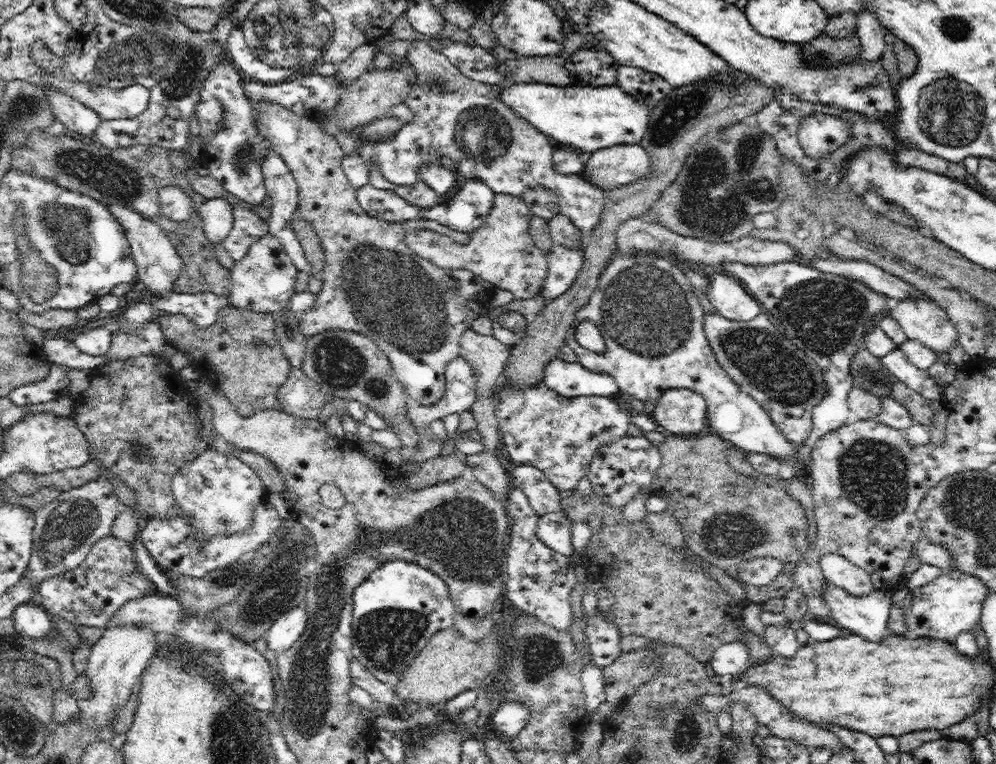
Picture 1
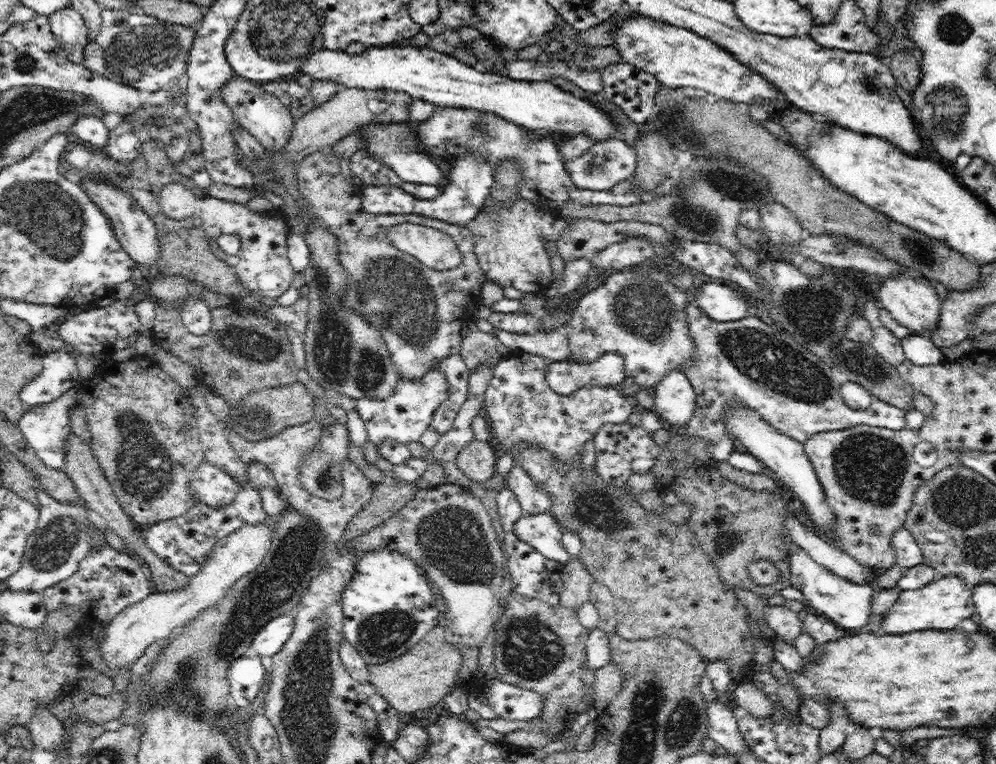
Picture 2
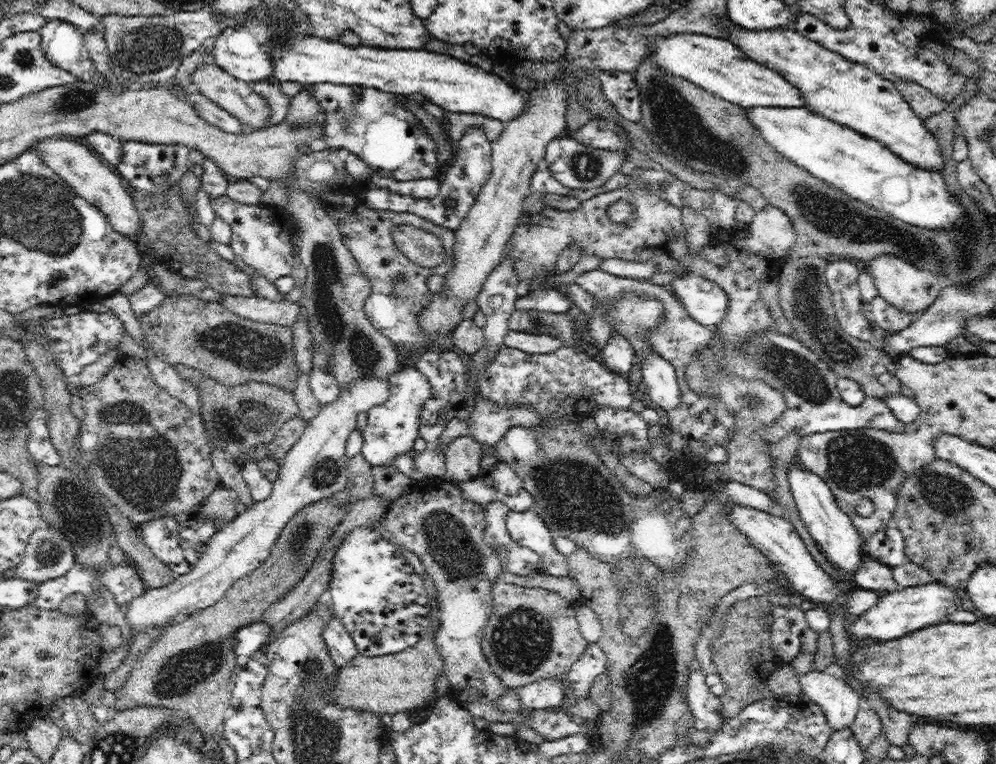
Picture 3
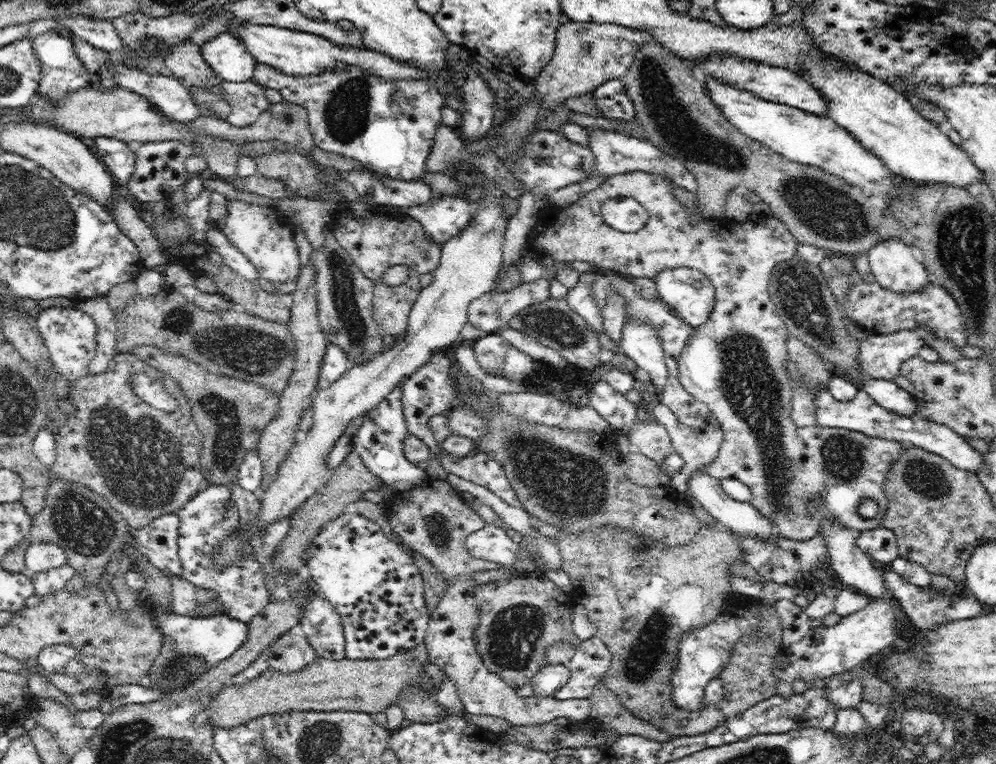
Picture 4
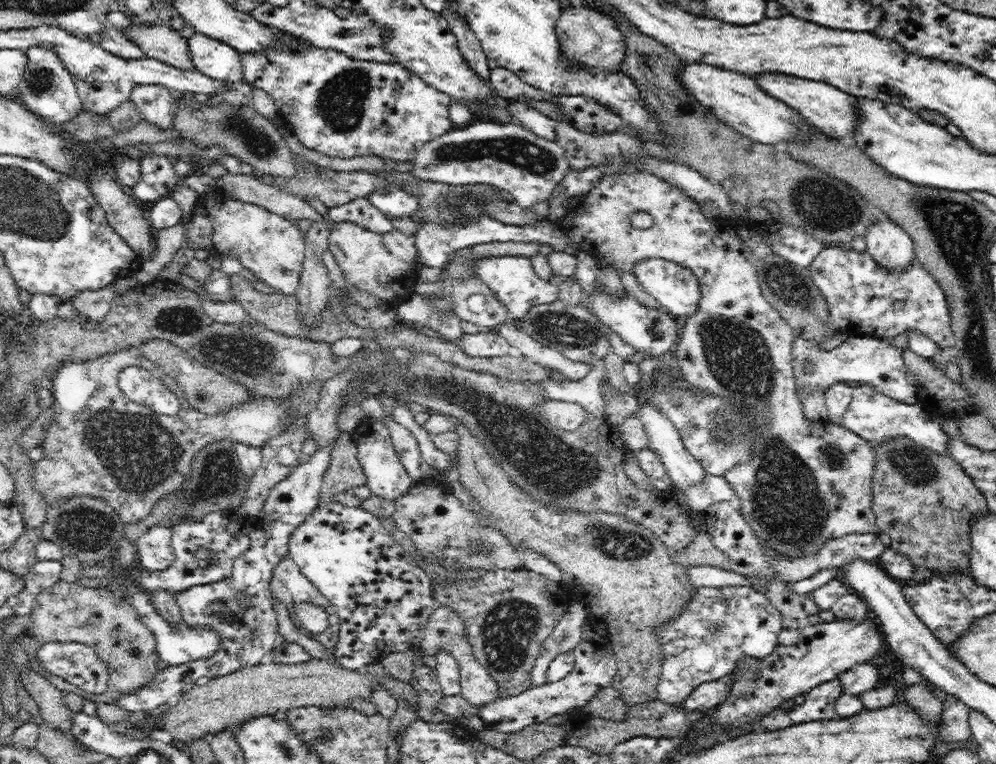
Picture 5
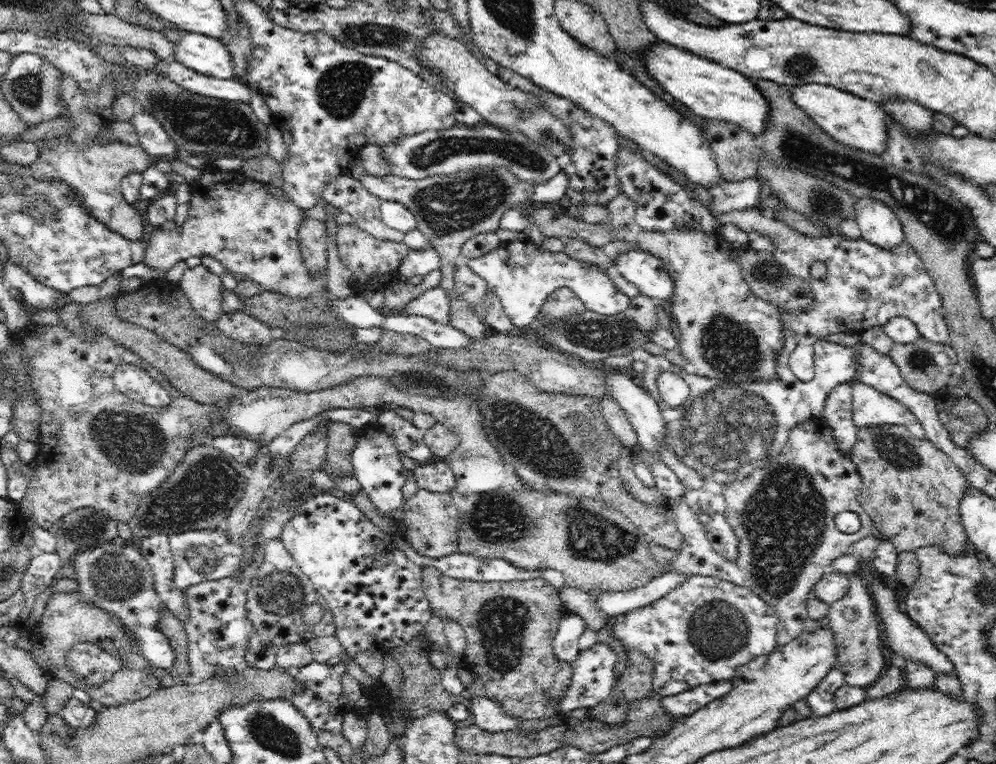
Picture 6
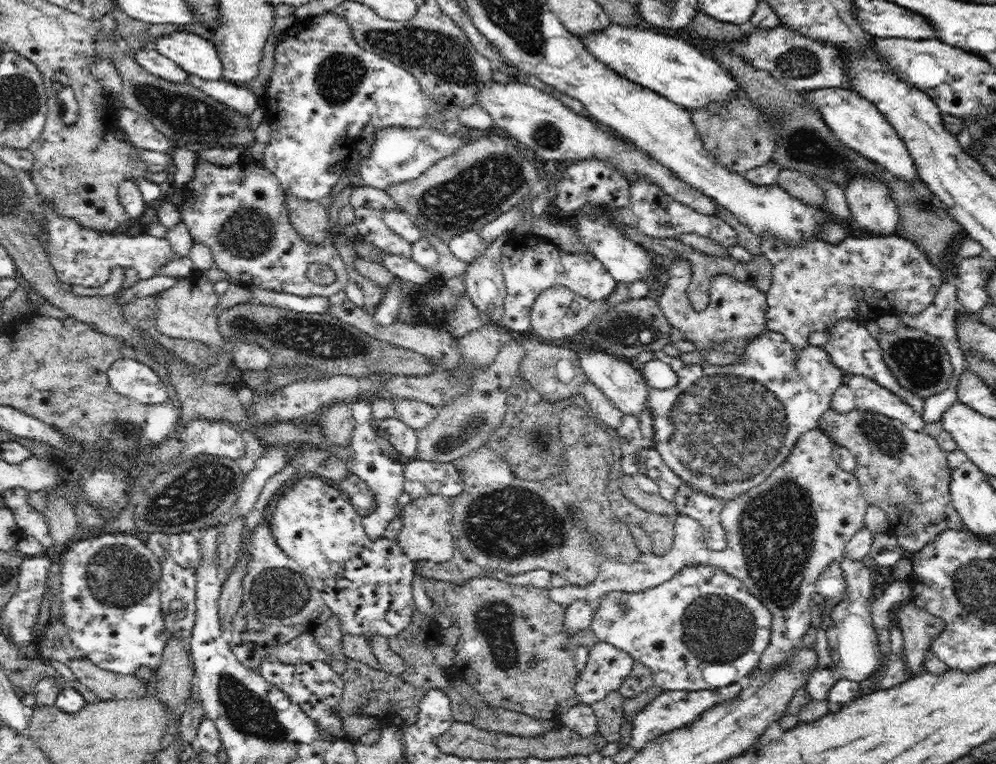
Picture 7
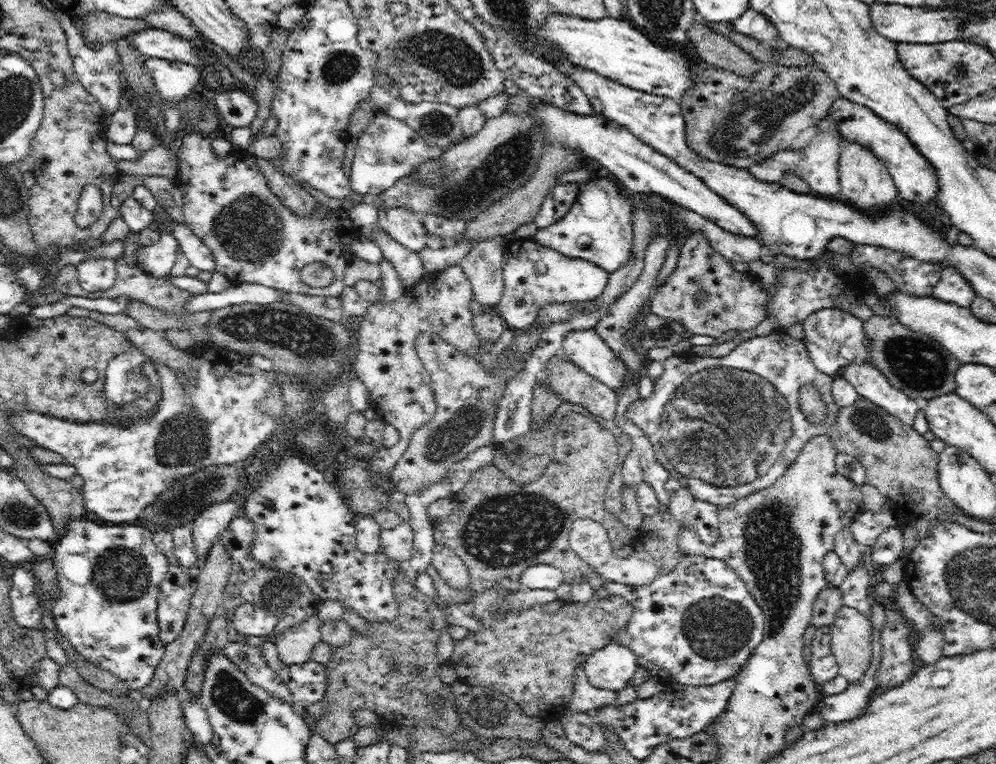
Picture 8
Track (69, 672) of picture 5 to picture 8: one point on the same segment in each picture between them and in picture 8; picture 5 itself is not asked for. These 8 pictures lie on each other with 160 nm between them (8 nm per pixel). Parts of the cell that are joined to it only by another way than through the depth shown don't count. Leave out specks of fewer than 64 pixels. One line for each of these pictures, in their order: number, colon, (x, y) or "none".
6: (95, 665)
7: (111, 604)
8: (109, 574)

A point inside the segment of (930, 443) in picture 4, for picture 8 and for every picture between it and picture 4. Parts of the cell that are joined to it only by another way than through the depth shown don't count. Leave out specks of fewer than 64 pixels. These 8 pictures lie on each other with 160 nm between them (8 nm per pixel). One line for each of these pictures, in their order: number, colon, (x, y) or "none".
5: (872, 415)
6: (870, 407)
7: (869, 395)
8: (869, 382)

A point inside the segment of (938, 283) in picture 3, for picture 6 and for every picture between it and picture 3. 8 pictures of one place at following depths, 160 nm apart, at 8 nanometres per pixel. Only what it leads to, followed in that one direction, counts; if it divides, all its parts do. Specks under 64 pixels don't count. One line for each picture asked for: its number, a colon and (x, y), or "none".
4: (892, 263)
5: (890, 246)
6: (879, 225)

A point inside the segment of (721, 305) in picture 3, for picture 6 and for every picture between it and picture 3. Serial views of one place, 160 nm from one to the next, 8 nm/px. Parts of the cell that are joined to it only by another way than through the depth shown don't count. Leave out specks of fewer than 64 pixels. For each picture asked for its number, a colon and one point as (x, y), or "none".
4: (688, 293)
5: (677, 289)
6: (639, 267)

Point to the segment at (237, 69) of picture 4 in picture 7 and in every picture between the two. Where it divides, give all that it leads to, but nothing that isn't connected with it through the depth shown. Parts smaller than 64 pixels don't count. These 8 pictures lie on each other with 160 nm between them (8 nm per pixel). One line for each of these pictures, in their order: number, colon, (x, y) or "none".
5: (218, 60)
6: (204, 54)
7: (198, 56)

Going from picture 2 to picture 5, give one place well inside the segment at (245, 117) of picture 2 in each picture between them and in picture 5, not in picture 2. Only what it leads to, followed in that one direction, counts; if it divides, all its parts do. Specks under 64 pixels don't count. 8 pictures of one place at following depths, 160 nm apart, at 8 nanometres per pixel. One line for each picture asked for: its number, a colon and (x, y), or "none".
3: (237, 97)
4: (185, 61)
5: (162, 42)

